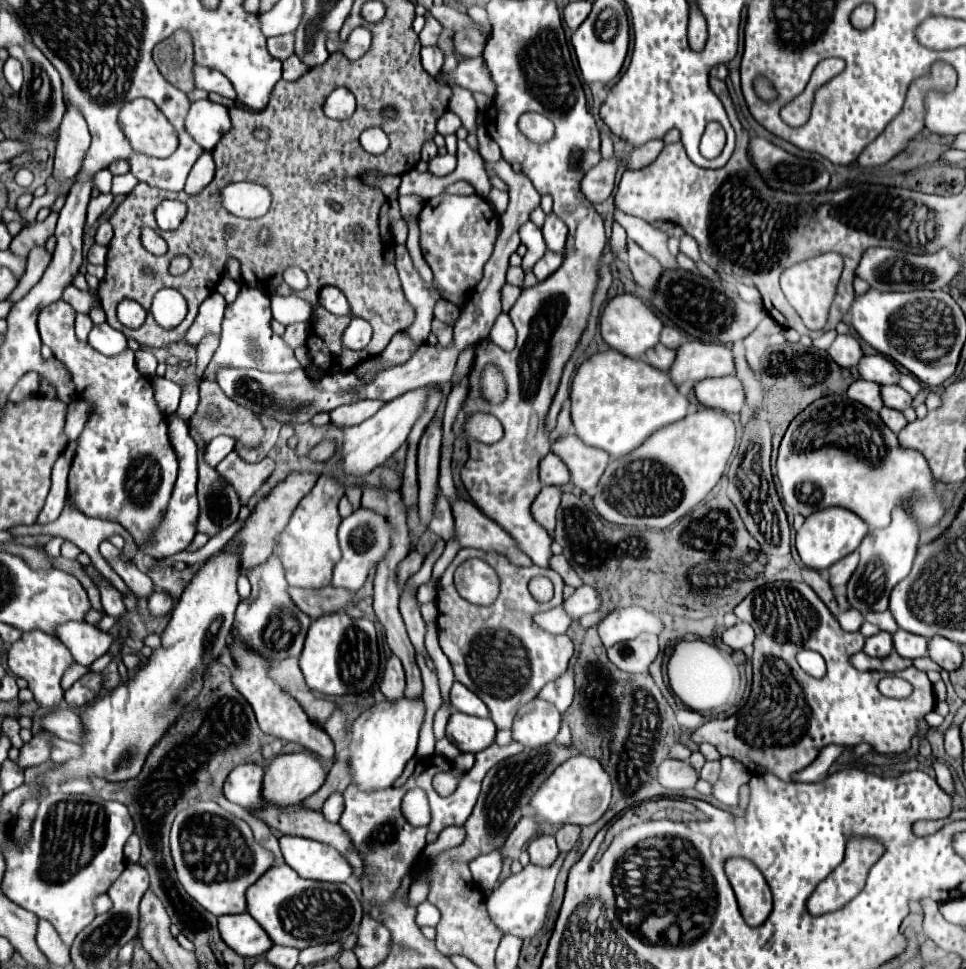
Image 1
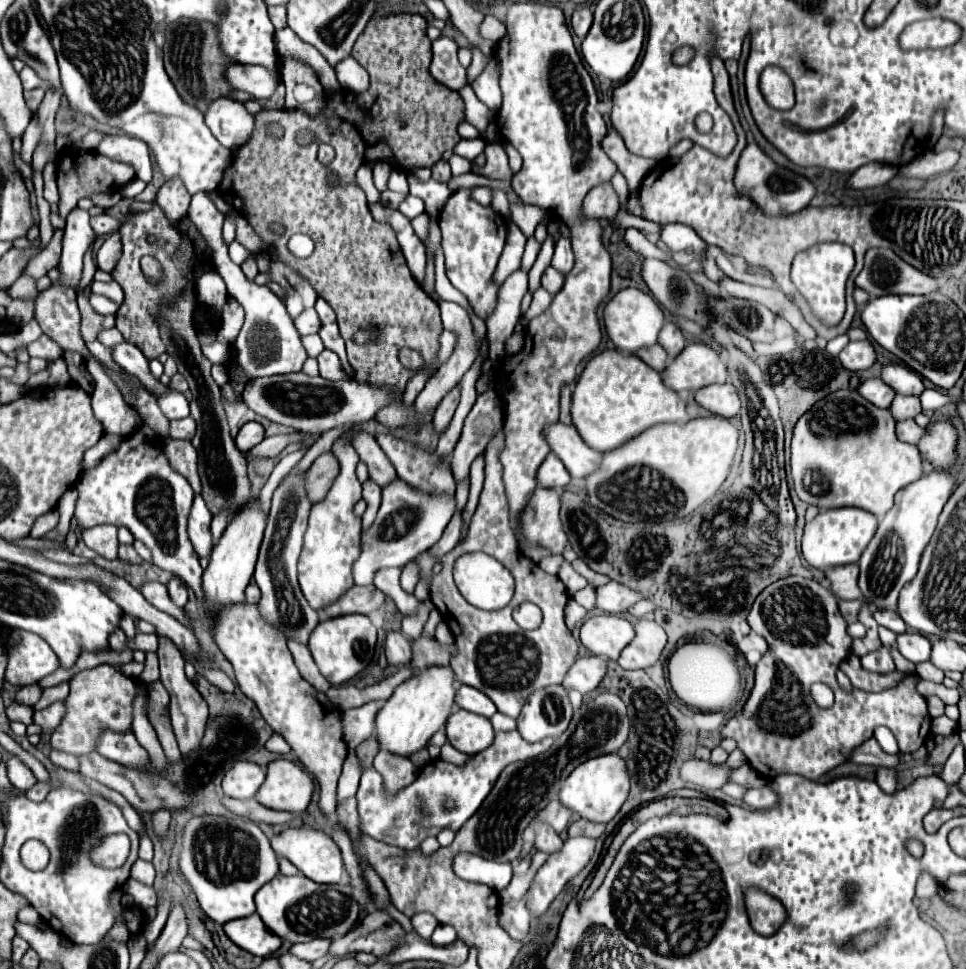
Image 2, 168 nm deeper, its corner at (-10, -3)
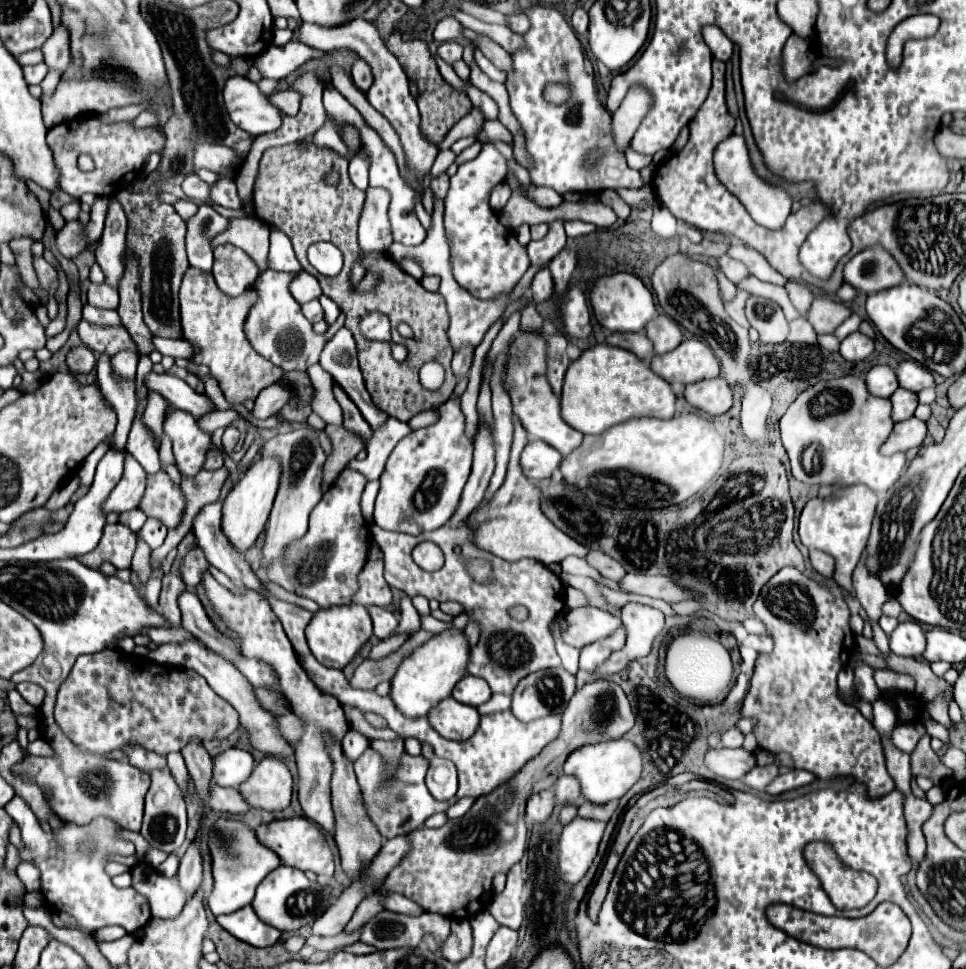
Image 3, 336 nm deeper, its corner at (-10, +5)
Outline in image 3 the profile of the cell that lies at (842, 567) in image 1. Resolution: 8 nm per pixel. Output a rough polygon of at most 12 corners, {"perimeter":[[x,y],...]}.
{"perimeter":[[810,550],[810,564],[824,576],[834,574],[832,556]]}

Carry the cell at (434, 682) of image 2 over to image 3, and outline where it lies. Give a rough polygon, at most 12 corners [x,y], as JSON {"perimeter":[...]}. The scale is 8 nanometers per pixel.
{"perimeter":[[464,630],[434,634],[400,662],[390,698],[426,716],[466,672]]}

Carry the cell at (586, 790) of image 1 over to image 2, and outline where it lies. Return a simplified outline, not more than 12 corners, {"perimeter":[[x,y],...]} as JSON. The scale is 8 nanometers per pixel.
{"perimeter":[[616,754],[590,758],[566,778],[558,800],[608,824],[630,778]]}

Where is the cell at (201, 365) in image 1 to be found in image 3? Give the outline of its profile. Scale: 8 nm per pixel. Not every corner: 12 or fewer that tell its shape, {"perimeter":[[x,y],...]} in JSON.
{"perimeter":[[210,204],[186,220],[188,262],[212,270],[212,238],[228,220]]}

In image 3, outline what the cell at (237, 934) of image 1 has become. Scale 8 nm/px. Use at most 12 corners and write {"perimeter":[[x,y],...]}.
{"perimeter":[[246,906],[216,922],[256,948],[272,946],[280,930],[264,924]]}

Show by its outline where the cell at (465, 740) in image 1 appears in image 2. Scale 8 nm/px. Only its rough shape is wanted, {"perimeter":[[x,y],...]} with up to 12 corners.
{"perimeter":[[458,710],[446,722],[456,750],[474,756],[494,742],[488,718]]}

